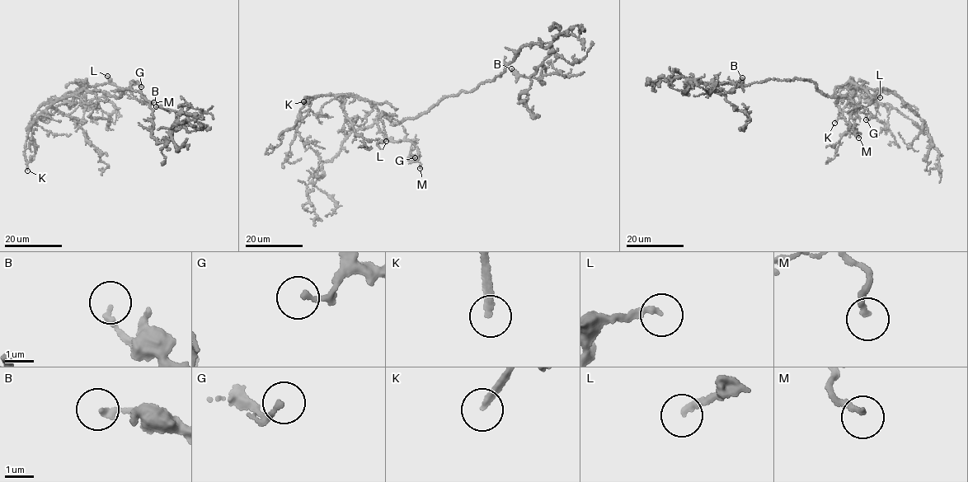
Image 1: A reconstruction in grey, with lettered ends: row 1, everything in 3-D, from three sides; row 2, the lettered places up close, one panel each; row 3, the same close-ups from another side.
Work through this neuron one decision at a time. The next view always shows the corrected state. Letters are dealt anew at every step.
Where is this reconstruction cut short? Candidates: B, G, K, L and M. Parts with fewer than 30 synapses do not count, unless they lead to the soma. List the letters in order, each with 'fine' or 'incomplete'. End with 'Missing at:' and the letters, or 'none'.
B: fine
G: fine
K: incomplete
L: incomplete
M: fine
Missing at: K, L

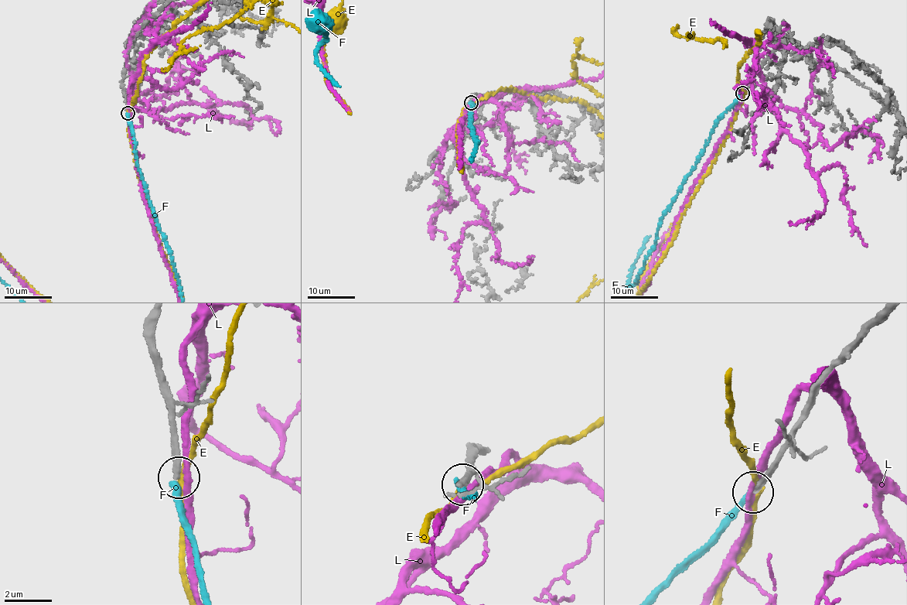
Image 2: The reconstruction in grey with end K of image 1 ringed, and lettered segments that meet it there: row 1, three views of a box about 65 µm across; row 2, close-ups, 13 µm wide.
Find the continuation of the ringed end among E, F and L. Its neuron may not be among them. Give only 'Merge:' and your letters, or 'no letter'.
Merge: no letter

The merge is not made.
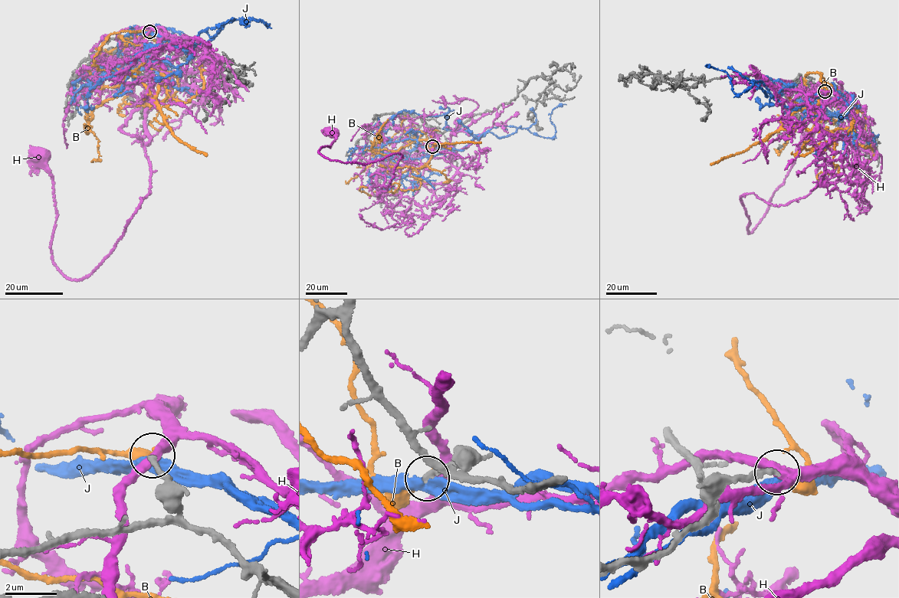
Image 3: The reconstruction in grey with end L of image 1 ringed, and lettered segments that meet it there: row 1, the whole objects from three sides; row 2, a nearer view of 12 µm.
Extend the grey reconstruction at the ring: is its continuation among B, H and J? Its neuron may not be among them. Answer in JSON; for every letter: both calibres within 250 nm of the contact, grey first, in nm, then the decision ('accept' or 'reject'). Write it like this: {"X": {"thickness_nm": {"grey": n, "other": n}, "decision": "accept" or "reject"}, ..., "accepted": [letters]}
{"B": {"thickness_nm": {"grey": 240, "other": 160}, "decision": "reject"}, "H": {"thickness_nm": {"grey": 240, "other": 360}, "decision": "reject"}, "J": {"thickness_nm": {"grey": 240, "other": 400}, "decision": "reject"}, "accepted": []}

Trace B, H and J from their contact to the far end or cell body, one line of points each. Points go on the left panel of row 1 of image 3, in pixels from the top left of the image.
B: (149, 31), (113, 33), (97, 68), (131, 71), (153, 98), (164, 76), (119, 36), (159, 50)
H: (149, 31), (120, 88), (142, 106), (149, 194), (77, 279), (52, 260), (52, 177), (37, 154)
J: (149, 32), (186, 52), (195, 37), (208, 28), (251, 17), (267, 26), (254, 20), (241, 23), (250, 21)

